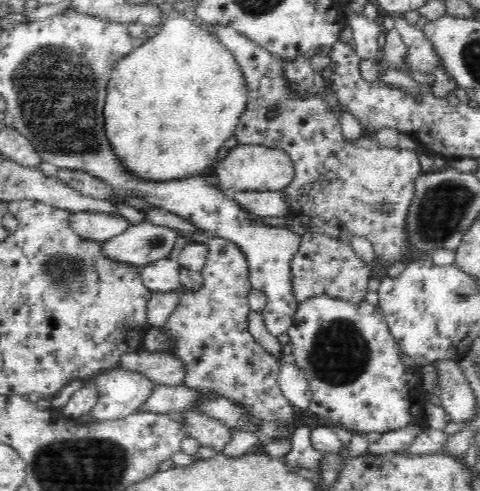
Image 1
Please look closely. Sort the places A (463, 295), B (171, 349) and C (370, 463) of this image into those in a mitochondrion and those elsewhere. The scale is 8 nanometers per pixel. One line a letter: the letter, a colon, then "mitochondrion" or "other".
A: mitochondrion
B: other
C: other

